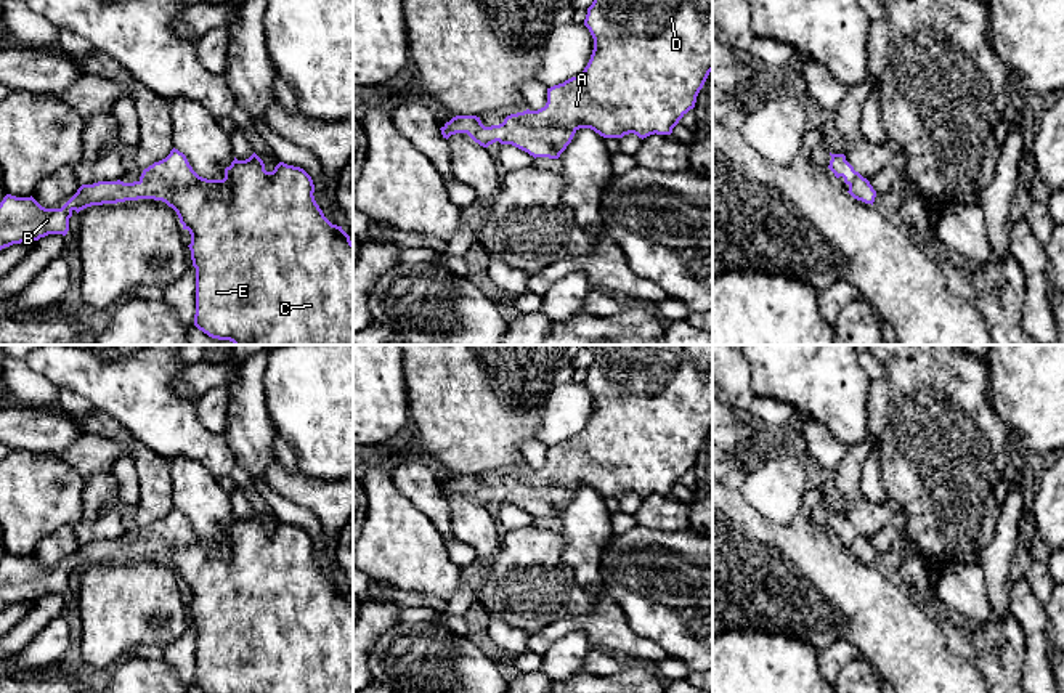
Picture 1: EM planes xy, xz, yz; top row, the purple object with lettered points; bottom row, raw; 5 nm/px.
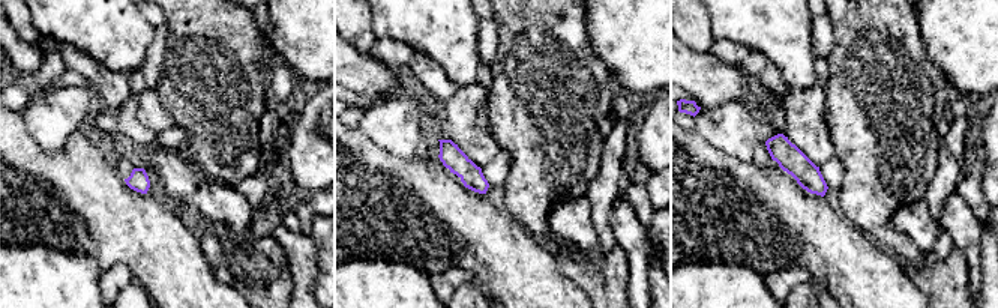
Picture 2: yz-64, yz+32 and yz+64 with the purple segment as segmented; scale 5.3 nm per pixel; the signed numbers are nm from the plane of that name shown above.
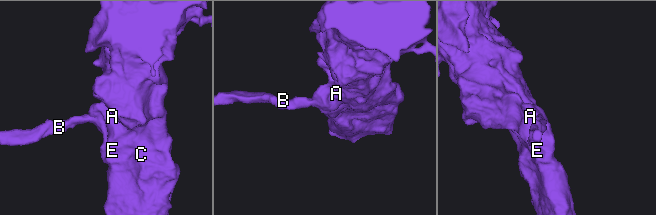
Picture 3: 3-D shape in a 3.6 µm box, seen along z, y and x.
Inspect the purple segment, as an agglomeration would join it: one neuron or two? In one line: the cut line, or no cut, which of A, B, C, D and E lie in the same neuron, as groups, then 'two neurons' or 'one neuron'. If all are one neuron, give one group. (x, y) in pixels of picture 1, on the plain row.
cut none; groups A B C D E; one neuron

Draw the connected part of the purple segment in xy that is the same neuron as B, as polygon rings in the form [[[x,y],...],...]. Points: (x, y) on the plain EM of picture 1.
[[[178,509],[143,529],[138,541],[98,541],[82,544],[61,568],[45,568],[32,555],[6,553],[0,561],[0,610],[69,590],[69,578],[91,565],[154,558],[172,566],[191,594],[196,627],[194,685],[204,693],[353,693],[353,602],[342,586],[332,584],[315,560],[311,536],[300,526],[279,521],[273,531],[254,512],[225,528],[223,539],[199,536]]]

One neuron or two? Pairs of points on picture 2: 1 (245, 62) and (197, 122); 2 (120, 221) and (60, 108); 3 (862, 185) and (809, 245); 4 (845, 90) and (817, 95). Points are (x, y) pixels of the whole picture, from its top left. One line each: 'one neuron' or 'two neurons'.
1: one neuron
2: two neurons
3: two neurons
4: two neurons

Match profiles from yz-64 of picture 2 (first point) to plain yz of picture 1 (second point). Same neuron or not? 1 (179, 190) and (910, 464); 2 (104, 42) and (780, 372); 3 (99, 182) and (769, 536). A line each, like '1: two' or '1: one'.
1: two
2: one
3: one

